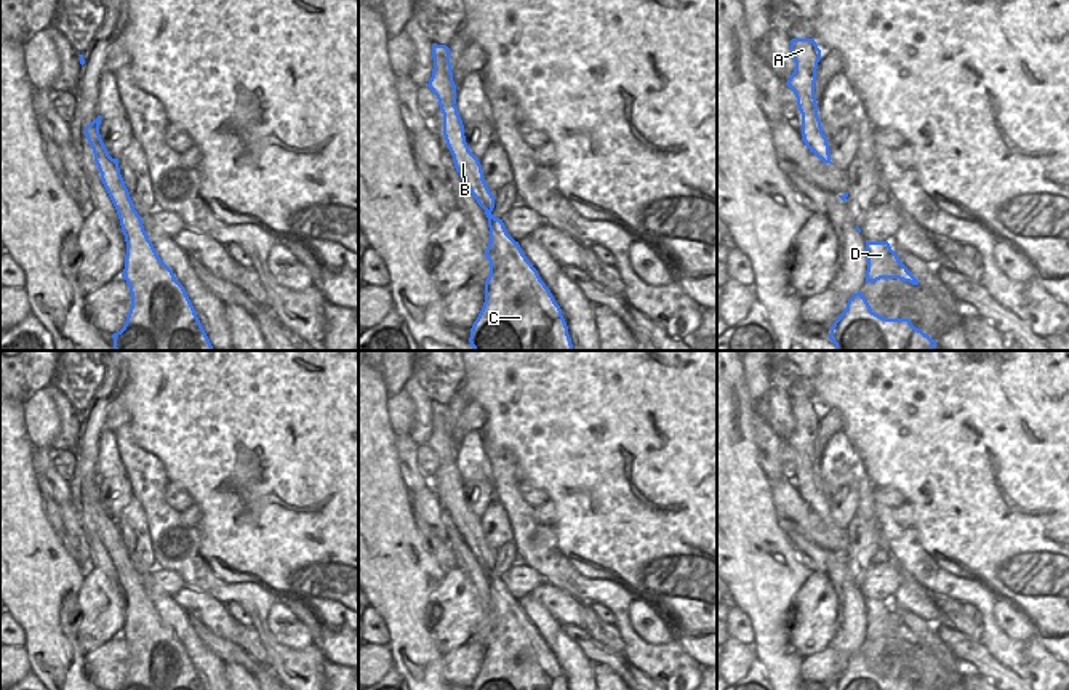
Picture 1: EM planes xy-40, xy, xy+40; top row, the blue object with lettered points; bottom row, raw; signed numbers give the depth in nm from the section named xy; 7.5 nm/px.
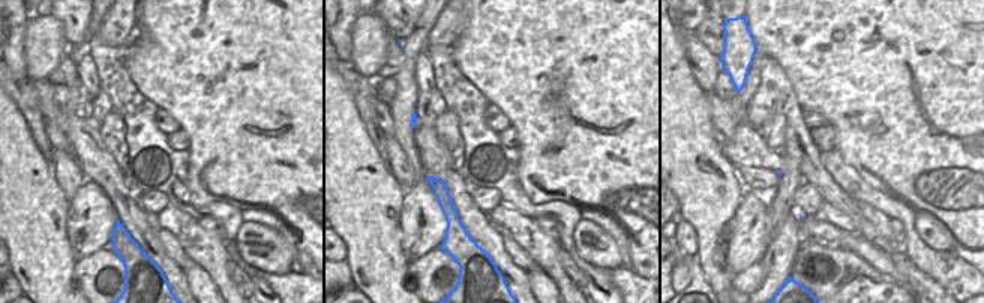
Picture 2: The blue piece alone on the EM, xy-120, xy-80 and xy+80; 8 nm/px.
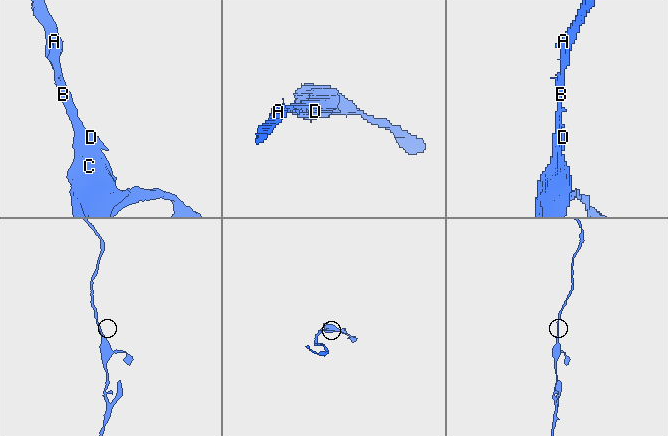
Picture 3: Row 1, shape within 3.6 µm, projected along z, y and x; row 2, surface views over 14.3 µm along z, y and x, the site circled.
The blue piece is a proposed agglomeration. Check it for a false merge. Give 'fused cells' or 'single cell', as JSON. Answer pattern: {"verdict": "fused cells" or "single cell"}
{"verdict": "single cell"}

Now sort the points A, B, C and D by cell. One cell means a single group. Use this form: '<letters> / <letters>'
A B C D

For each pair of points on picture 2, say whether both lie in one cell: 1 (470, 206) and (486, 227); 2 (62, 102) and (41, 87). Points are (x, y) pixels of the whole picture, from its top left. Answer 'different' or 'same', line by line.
1: same
2: different

